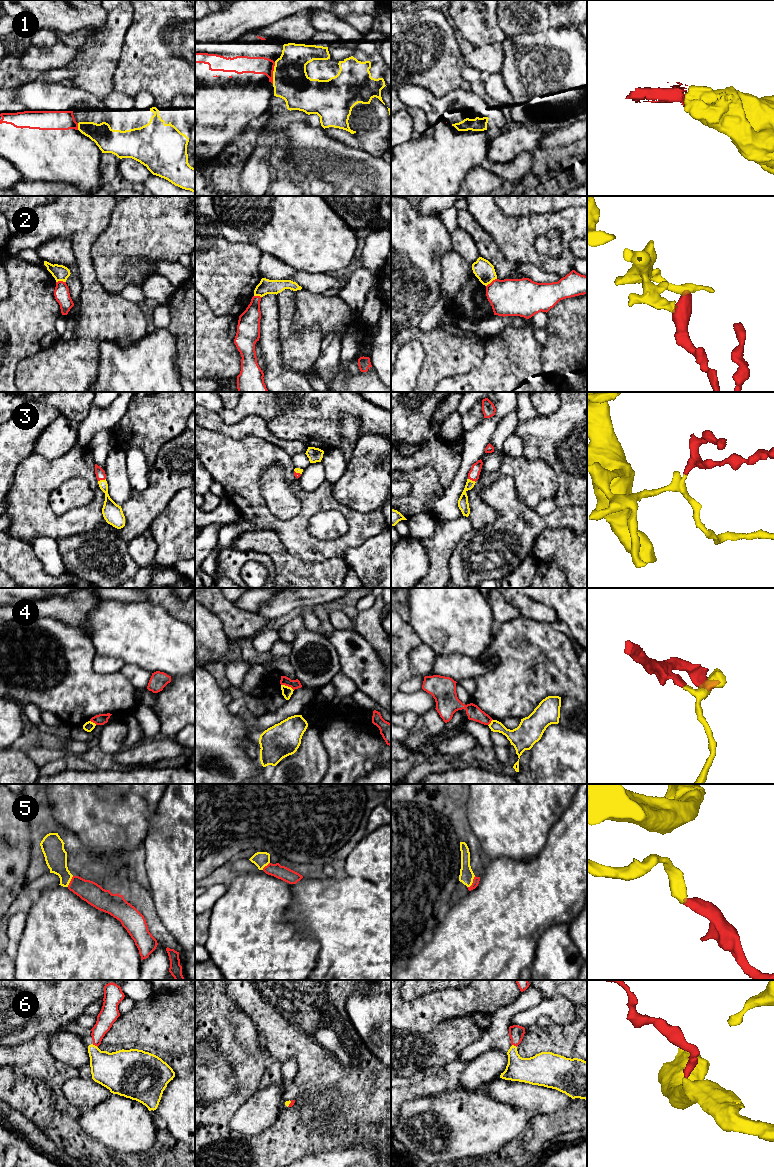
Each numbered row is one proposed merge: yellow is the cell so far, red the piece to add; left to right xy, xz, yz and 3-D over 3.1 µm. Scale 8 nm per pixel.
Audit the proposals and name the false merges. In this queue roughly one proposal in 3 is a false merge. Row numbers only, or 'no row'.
1, 2, 4

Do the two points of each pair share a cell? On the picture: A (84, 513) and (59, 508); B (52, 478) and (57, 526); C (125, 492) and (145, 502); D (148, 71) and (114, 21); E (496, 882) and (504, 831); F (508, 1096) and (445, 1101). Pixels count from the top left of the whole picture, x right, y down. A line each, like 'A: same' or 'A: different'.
A: different
B: same
C: different
D: different
E: different
F: different

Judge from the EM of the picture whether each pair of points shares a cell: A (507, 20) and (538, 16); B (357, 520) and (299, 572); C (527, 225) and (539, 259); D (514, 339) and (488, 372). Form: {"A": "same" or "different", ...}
{"A": "same", "B": "different", "C": "same", "D": "same"}

